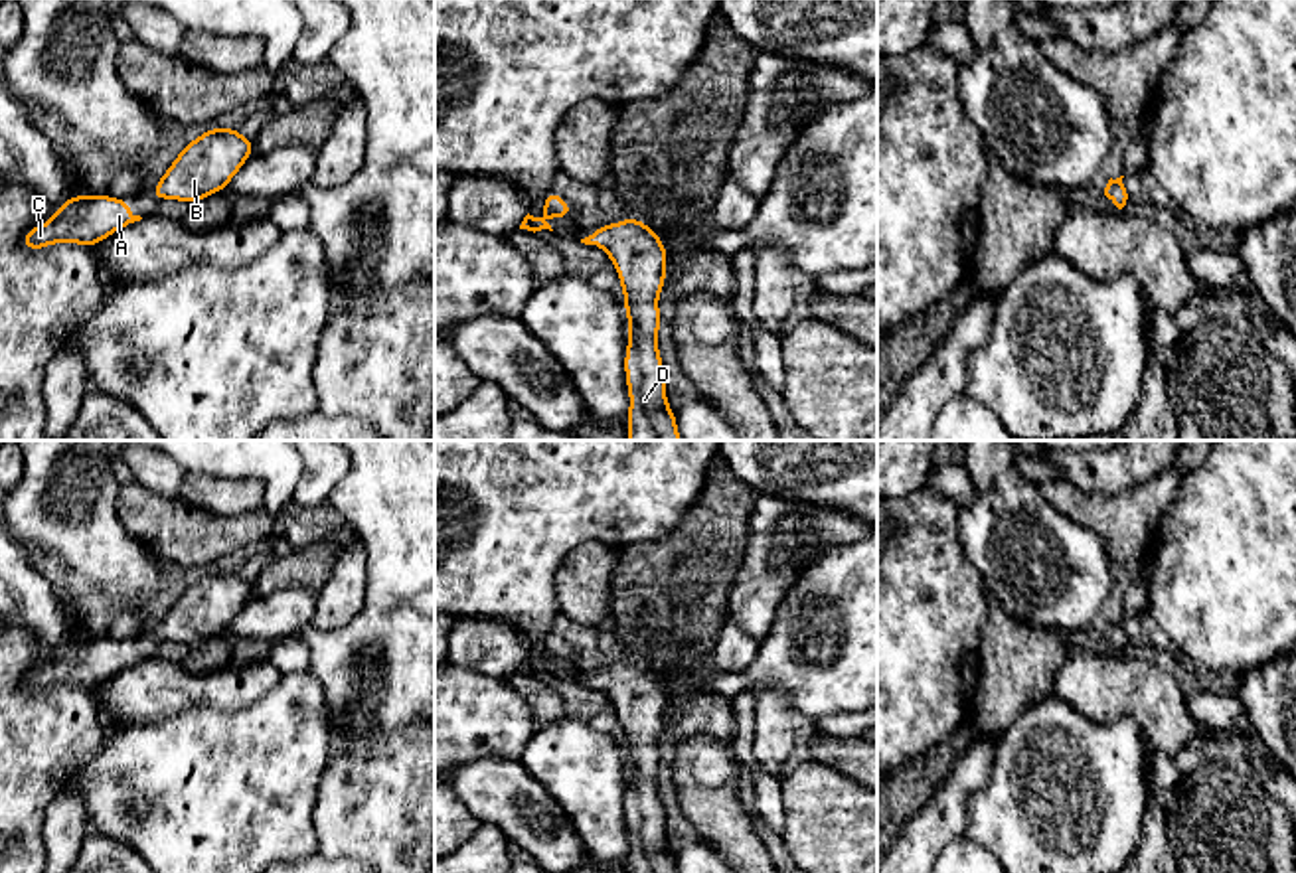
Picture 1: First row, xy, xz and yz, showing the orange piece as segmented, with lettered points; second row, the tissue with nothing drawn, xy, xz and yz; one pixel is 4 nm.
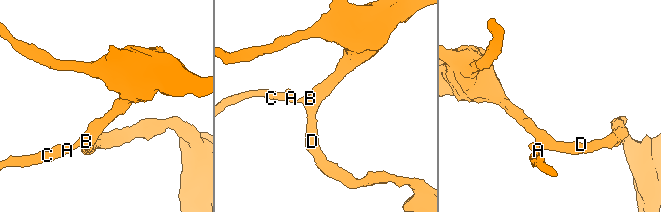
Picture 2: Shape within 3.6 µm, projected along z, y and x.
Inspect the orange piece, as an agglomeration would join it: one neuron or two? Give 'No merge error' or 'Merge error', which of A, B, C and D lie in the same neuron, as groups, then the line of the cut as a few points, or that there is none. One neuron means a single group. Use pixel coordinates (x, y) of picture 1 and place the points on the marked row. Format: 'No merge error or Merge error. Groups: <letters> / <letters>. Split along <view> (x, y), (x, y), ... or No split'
No merge error. Groups: A B C D. No split

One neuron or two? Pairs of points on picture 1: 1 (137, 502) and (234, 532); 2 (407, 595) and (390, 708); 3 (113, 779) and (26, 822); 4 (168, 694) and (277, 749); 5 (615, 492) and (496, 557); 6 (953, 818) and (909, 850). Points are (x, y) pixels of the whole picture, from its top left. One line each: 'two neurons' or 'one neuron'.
1: one neuron
2: one neuron
3: two neurons
4: two neurons
5: one neuron
6: one neuron

